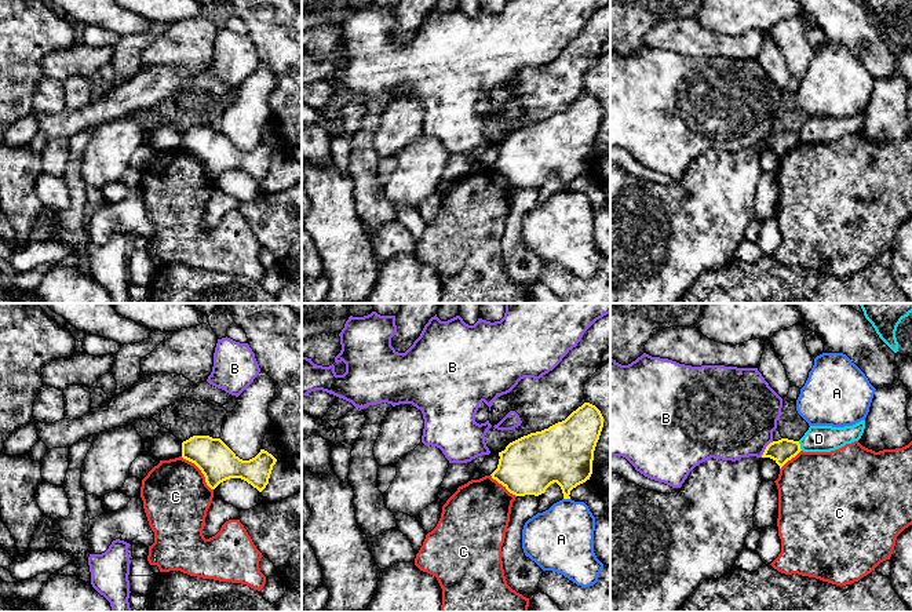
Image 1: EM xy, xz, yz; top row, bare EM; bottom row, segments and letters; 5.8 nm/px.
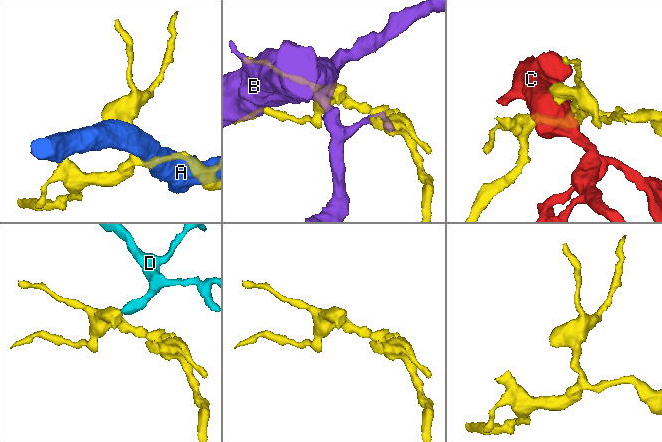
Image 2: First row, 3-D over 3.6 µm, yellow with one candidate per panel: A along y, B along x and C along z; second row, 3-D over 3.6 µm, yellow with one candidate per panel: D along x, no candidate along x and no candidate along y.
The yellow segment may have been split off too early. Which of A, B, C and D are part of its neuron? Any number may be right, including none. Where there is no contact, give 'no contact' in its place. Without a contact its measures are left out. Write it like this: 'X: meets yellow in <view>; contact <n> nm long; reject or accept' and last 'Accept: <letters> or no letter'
A: meets yellow in xz; contact 40 nm long; reject
B: meets yellow in yz; contact 120 nm long; reject
C: meets yellow in xy; contact 280 nm long; reject
D: meets yellow in yz; contact 60 nm long; reject
Accept: no letter

